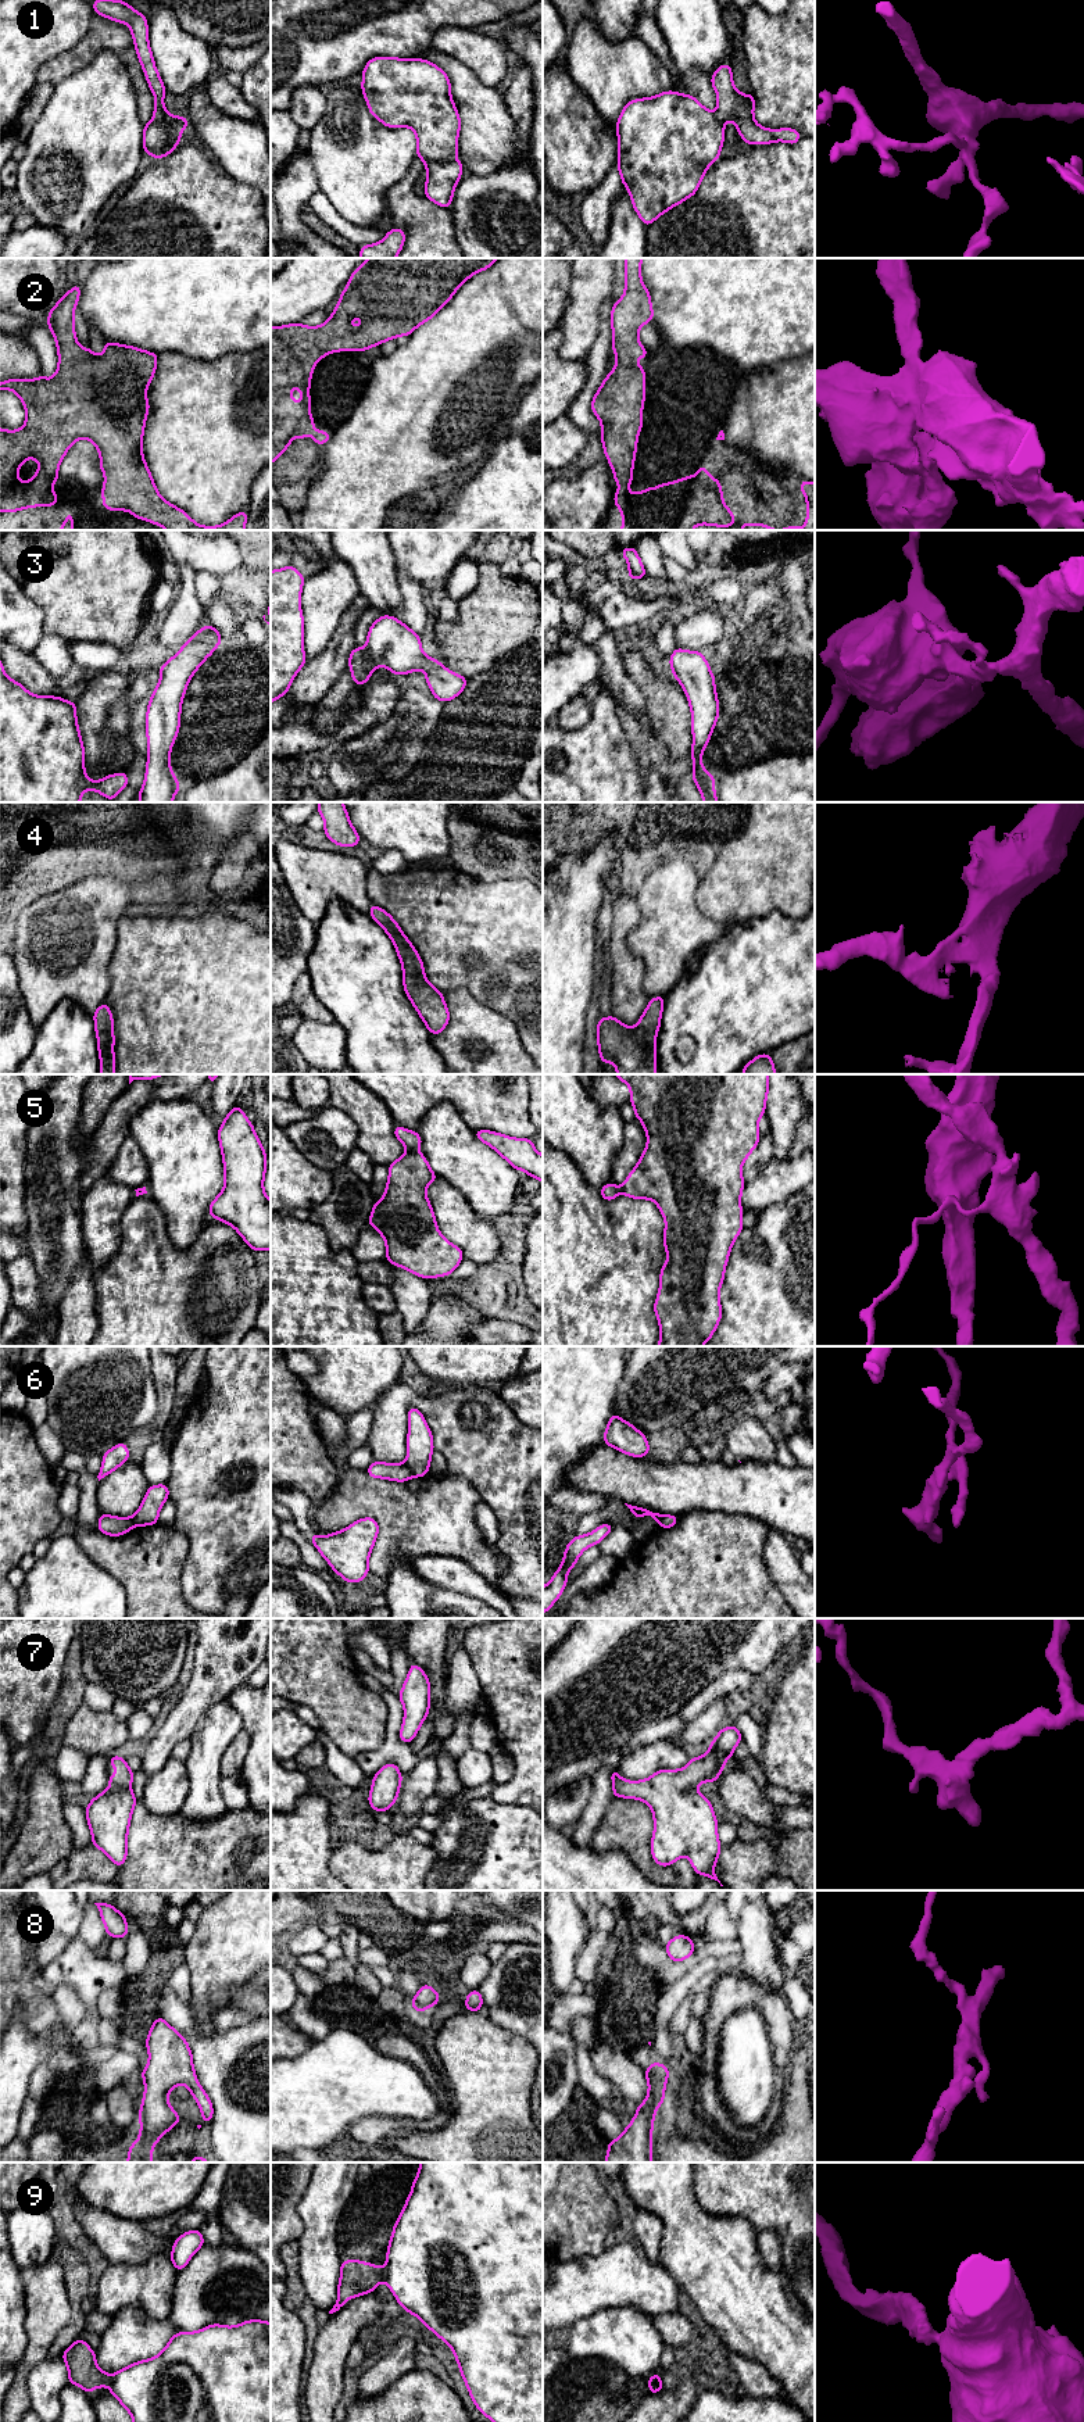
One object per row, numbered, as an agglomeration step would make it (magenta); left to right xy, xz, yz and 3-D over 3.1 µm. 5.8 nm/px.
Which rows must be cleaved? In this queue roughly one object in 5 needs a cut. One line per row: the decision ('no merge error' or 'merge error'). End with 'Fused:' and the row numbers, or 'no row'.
1: merge error
2: no merge error
3: no merge error
4: no merge error
5: merge error
6: merge error
7: no merge error
8: no merge error
9: merge error
Fused: 1, 5, 6, 9

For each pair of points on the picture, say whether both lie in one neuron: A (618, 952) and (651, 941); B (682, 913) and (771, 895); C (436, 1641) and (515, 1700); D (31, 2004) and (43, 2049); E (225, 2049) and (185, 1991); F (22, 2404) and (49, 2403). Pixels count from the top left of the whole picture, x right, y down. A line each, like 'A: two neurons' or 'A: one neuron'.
A: two neurons
B: two neurons
C: two neurons
D: two neurons
E: two neurons
F: two neurons

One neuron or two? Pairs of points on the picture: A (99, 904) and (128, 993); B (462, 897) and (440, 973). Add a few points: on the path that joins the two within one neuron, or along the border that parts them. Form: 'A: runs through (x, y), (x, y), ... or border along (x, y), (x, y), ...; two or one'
A: border along (120, 919), (115, 950), (108, 963), (108, 983); two
B: runs through (462, 916), (462, 945), (455, 954); one

